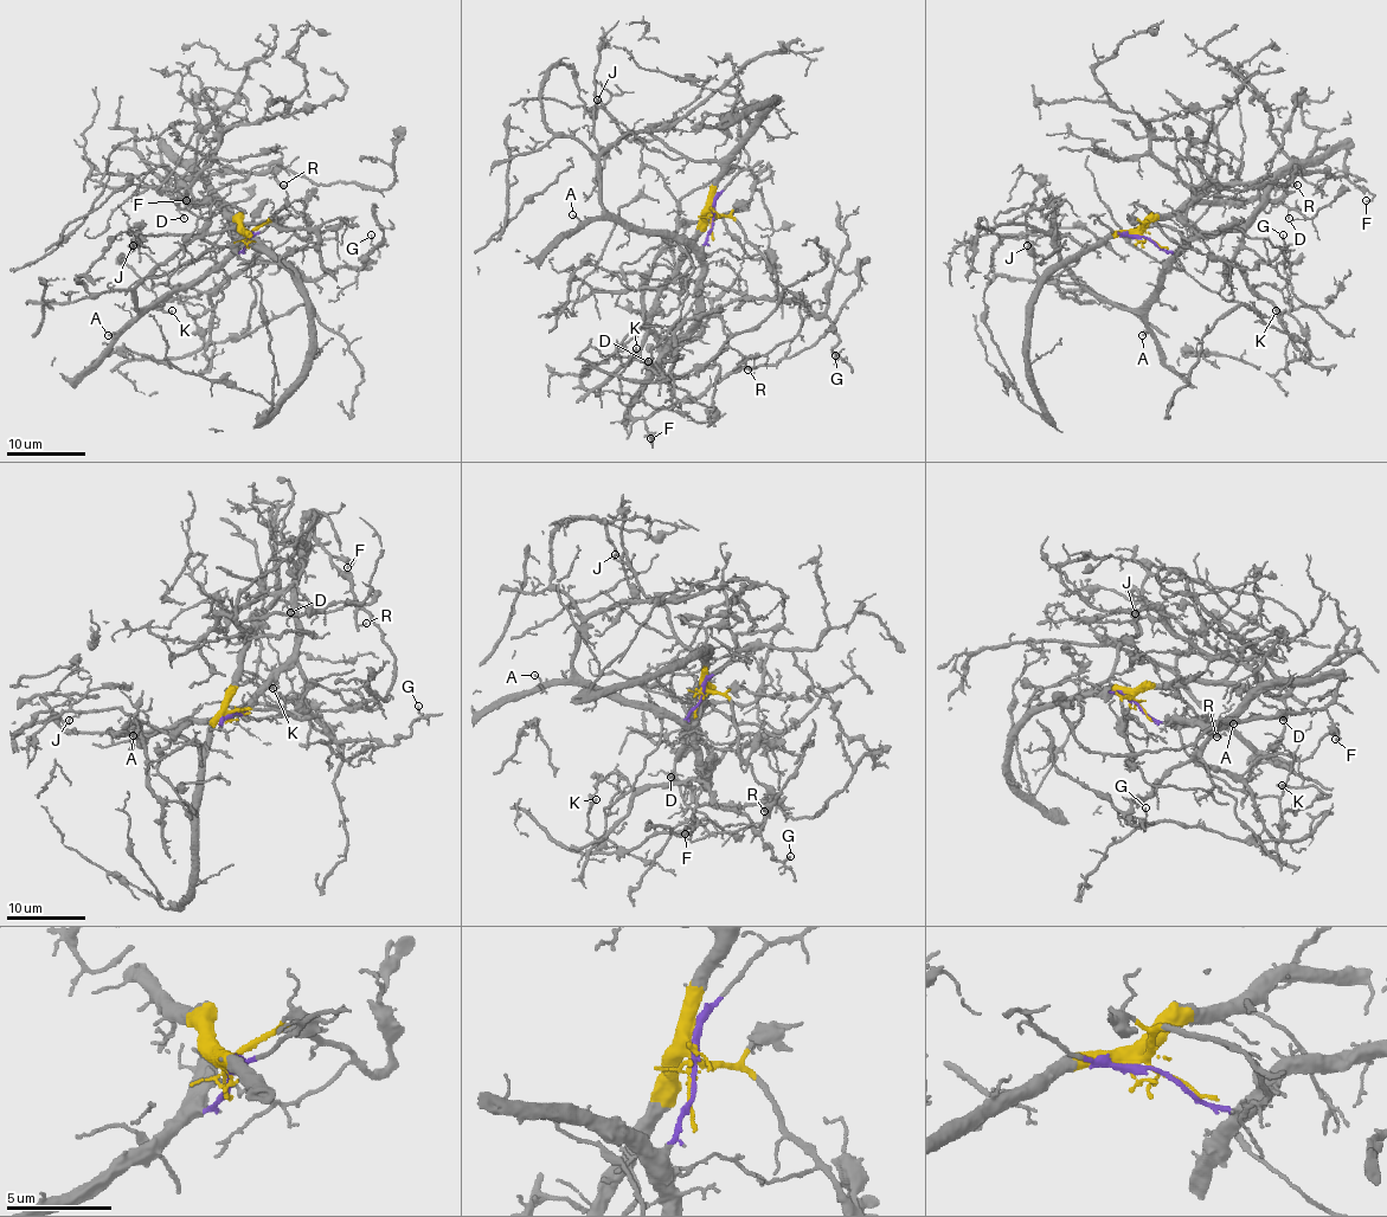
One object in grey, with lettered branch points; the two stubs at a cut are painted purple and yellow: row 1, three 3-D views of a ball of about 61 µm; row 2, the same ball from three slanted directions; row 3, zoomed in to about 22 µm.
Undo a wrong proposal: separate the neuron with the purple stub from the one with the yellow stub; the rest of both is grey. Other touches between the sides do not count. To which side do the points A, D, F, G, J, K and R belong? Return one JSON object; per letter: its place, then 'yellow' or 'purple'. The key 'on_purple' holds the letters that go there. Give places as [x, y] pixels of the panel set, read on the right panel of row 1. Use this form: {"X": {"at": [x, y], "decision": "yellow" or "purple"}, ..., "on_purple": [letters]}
{"A": {"at": [1142, 335], "decision": "purple"}, "D": {"at": [1289, 218], "decision": "yellow"}, "F": {"at": [1366, 200], "decision": "purple"}, "G": {"at": [1283, 234], "decision": "purple"}, "J": {"at": [1027, 245], "decision": "yellow"}, "K": {"at": [1276, 310], "decision": "purple"}, "R": {"at": [1297, 185], "decision": "purple"}, "on_purple": ["A", "F", "G", "K", "R"]}

